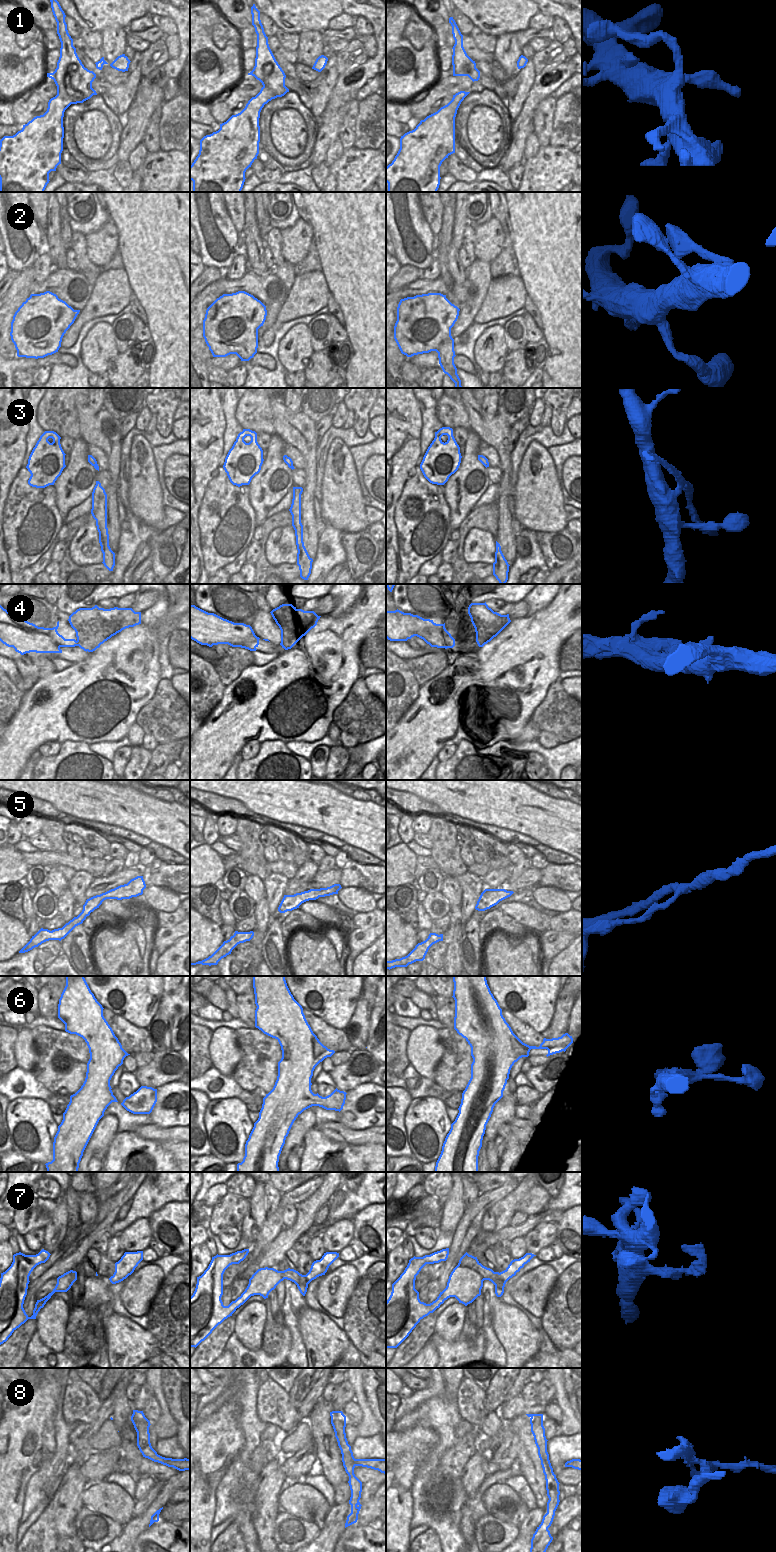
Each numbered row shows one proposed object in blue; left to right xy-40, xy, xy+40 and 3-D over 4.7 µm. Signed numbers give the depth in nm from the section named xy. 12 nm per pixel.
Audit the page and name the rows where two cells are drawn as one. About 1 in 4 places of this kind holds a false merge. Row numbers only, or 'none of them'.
1, 3, 4, 8

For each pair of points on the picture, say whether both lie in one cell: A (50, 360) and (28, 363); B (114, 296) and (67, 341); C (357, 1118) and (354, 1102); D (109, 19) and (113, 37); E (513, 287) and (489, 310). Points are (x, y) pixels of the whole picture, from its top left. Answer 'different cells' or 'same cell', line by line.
A: different cells
B: same cell
C: same cell
D: different cells
E: same cell

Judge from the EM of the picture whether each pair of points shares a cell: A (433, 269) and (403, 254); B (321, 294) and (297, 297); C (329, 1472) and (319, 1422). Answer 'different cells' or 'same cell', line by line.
A: different cells
B: same cell
C: same cell

